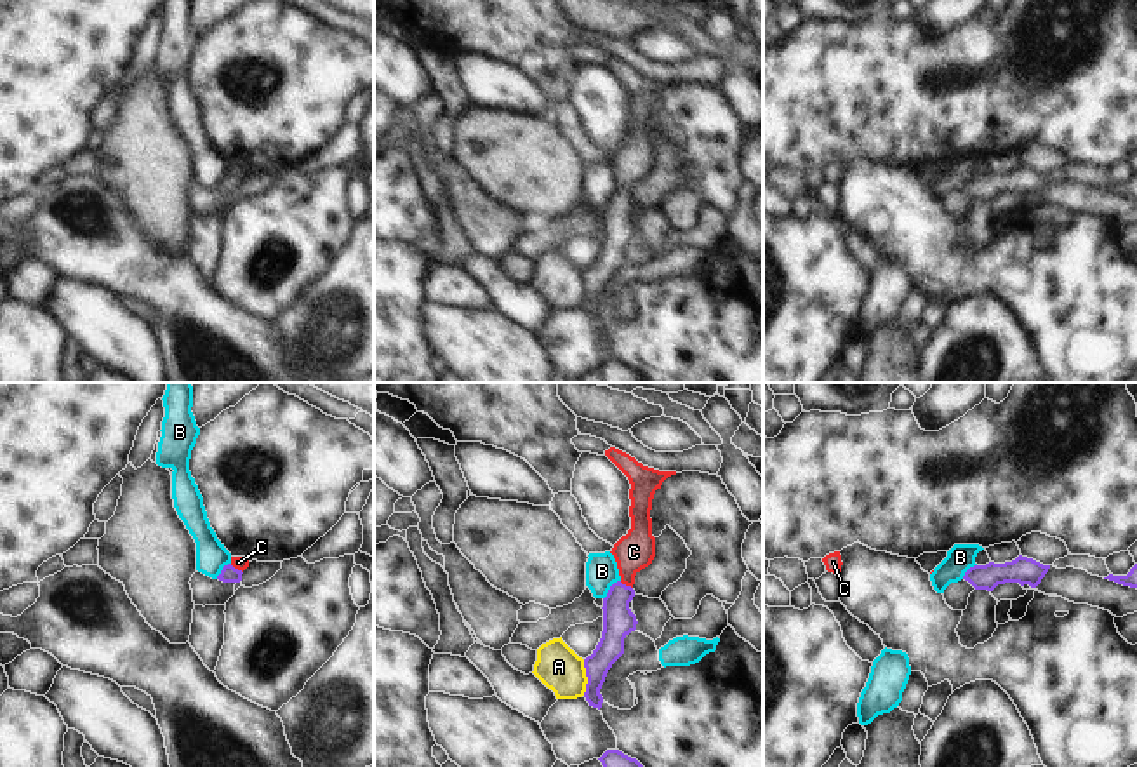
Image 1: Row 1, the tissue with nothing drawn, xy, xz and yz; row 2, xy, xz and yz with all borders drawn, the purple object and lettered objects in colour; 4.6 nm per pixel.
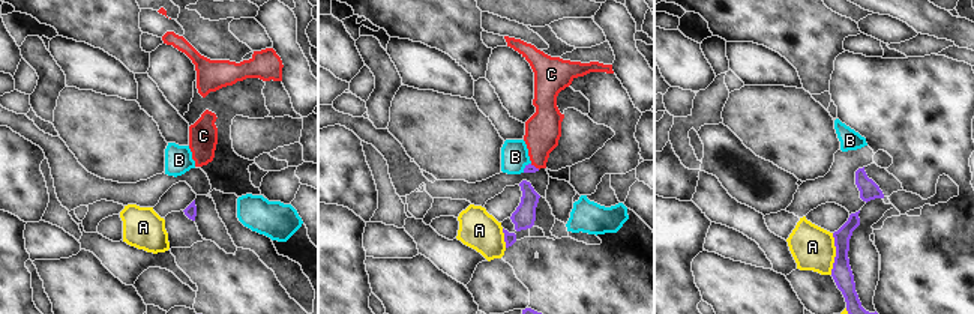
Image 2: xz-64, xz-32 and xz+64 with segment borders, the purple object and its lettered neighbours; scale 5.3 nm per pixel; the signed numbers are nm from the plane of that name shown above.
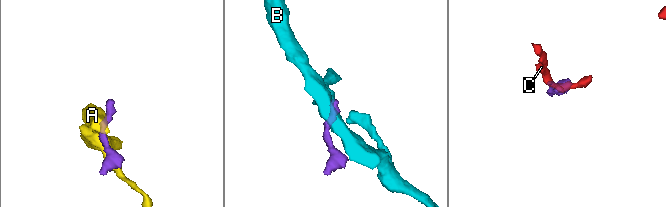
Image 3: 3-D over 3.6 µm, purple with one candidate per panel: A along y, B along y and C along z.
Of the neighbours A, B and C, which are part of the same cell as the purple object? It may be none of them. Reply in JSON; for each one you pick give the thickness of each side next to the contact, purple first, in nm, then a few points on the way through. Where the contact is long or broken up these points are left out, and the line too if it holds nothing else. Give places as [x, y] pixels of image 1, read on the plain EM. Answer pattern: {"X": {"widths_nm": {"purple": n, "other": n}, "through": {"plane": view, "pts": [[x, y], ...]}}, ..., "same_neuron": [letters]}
{"C": {"widths_nm": {"purple": 80, "other": 60}, "through": {"plane": "xy", "pts": [[228, 185], [237, 180], [239, 173]]}}, "same_neuron": ["C"]}

